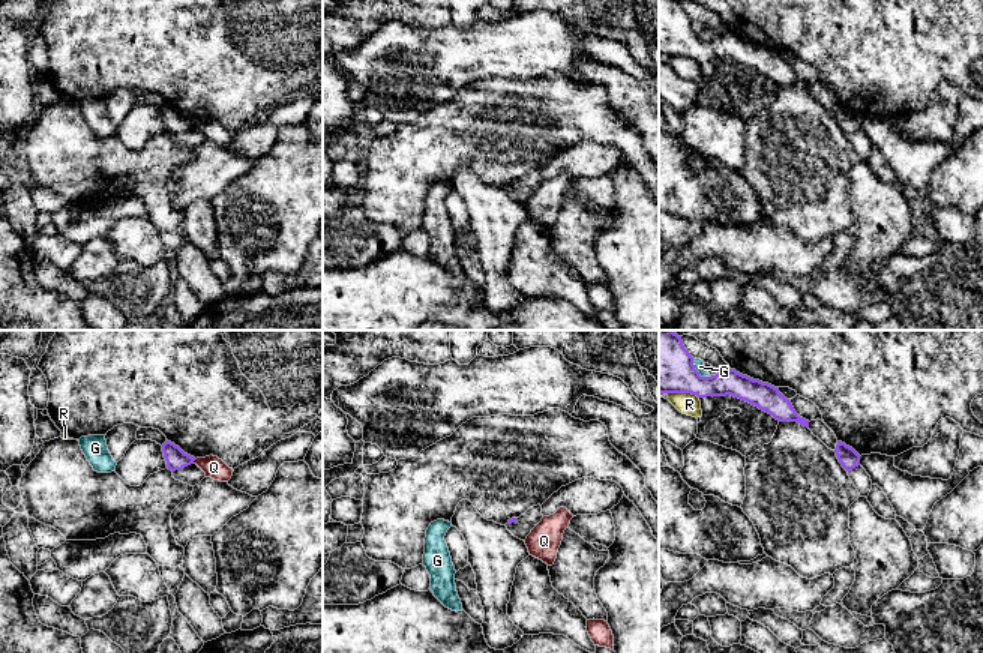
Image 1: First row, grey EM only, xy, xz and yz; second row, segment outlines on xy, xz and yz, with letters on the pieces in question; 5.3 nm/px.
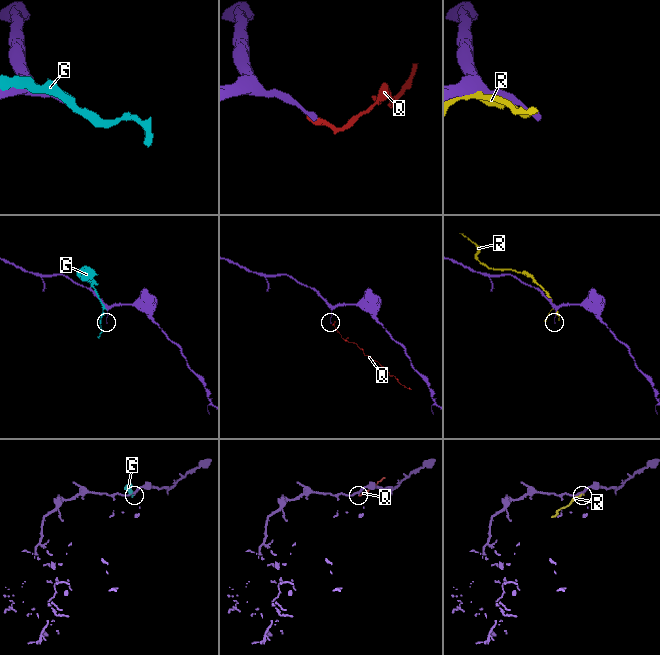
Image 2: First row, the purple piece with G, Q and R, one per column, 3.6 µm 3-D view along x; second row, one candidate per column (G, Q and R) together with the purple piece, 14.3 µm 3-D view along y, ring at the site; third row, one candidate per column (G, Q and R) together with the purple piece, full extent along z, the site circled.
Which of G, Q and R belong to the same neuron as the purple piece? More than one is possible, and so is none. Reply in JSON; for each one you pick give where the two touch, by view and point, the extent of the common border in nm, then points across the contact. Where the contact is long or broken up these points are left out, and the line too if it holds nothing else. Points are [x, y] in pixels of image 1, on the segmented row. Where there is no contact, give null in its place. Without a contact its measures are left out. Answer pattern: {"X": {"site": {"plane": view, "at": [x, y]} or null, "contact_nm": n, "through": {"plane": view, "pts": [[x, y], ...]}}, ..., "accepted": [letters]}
{"accepted": []}

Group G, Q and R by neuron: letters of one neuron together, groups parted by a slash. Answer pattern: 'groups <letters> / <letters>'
groups G / Q R

